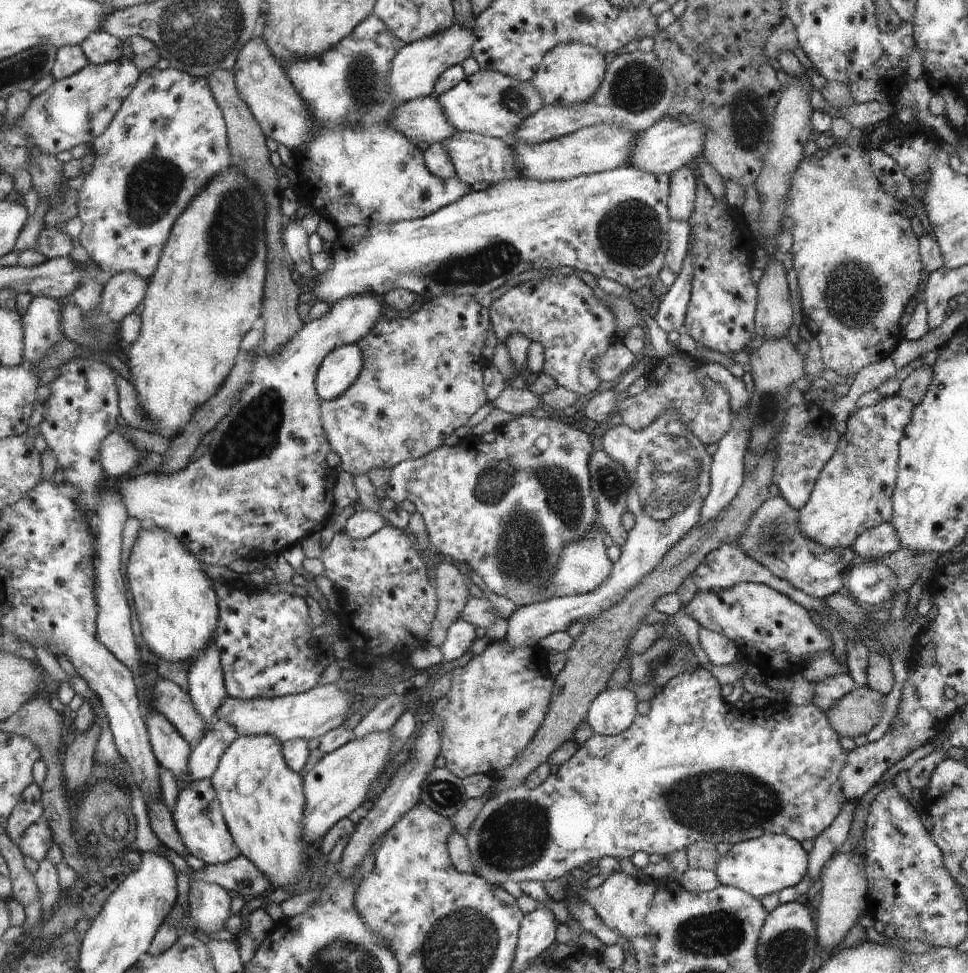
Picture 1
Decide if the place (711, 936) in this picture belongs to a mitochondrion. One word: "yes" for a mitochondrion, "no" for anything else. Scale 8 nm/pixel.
yes

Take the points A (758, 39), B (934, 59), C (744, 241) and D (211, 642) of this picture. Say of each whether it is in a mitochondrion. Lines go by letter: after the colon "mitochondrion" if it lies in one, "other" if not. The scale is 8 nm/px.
A: other
B: other
C: other
D: other

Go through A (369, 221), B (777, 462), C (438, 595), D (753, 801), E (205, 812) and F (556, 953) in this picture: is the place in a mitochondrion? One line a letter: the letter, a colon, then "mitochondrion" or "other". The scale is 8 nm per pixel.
A: other
B: other
C: other
D: mitochondrion
E: mitochondrion
F: other

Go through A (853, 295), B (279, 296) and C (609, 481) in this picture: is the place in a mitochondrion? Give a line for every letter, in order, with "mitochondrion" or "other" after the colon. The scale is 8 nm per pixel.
A: mitochondrion
B: other
C: mitochondrion

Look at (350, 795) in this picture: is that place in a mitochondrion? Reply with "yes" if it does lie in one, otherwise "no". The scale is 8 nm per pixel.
no

